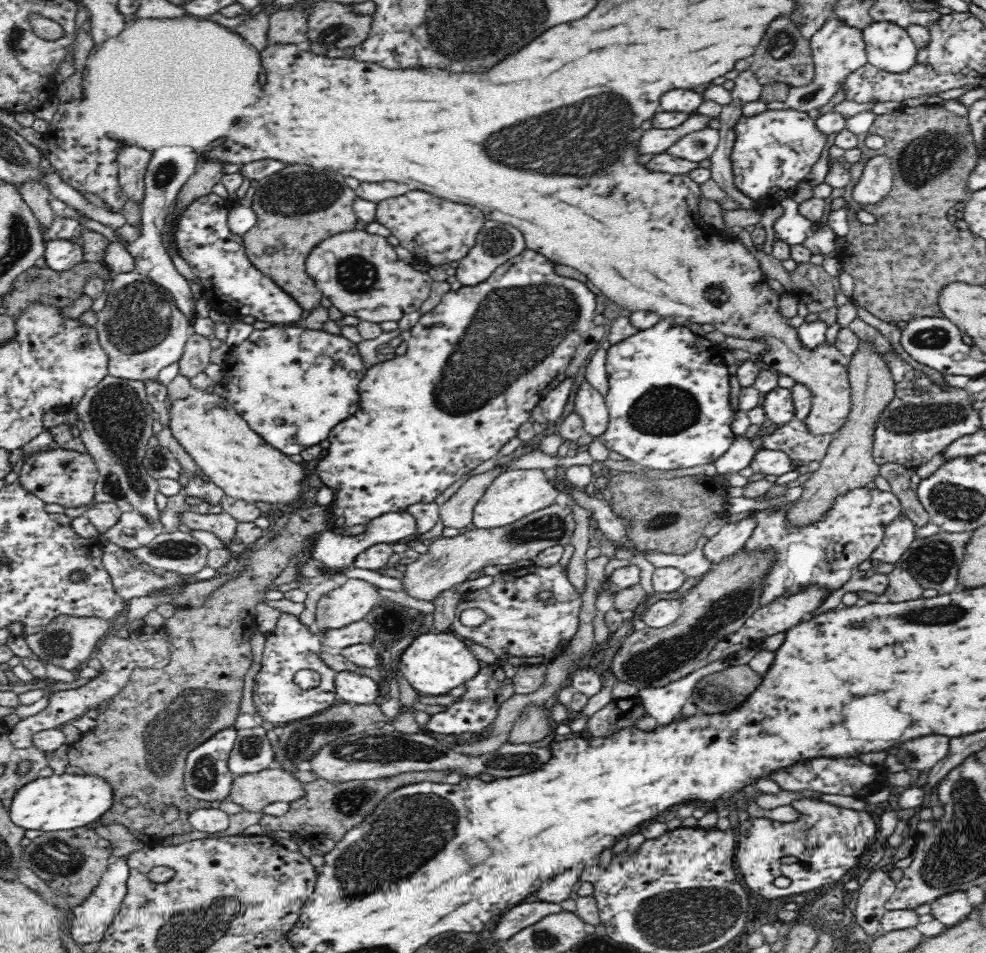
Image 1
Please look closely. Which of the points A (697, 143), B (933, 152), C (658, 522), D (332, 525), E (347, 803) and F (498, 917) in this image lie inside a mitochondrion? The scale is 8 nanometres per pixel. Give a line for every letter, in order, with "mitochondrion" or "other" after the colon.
A: mitochondrion
B: mitochondrion
C: mitochondrion
D: other
E: mitochondrion
F: other

